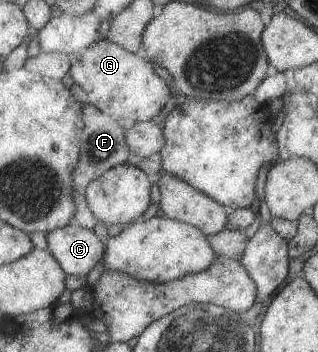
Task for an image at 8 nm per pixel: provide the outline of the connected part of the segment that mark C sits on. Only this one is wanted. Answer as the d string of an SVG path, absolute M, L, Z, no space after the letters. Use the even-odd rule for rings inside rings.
M74 222L48 232L47 238L67 275L88 275L107 251L96 231Z

